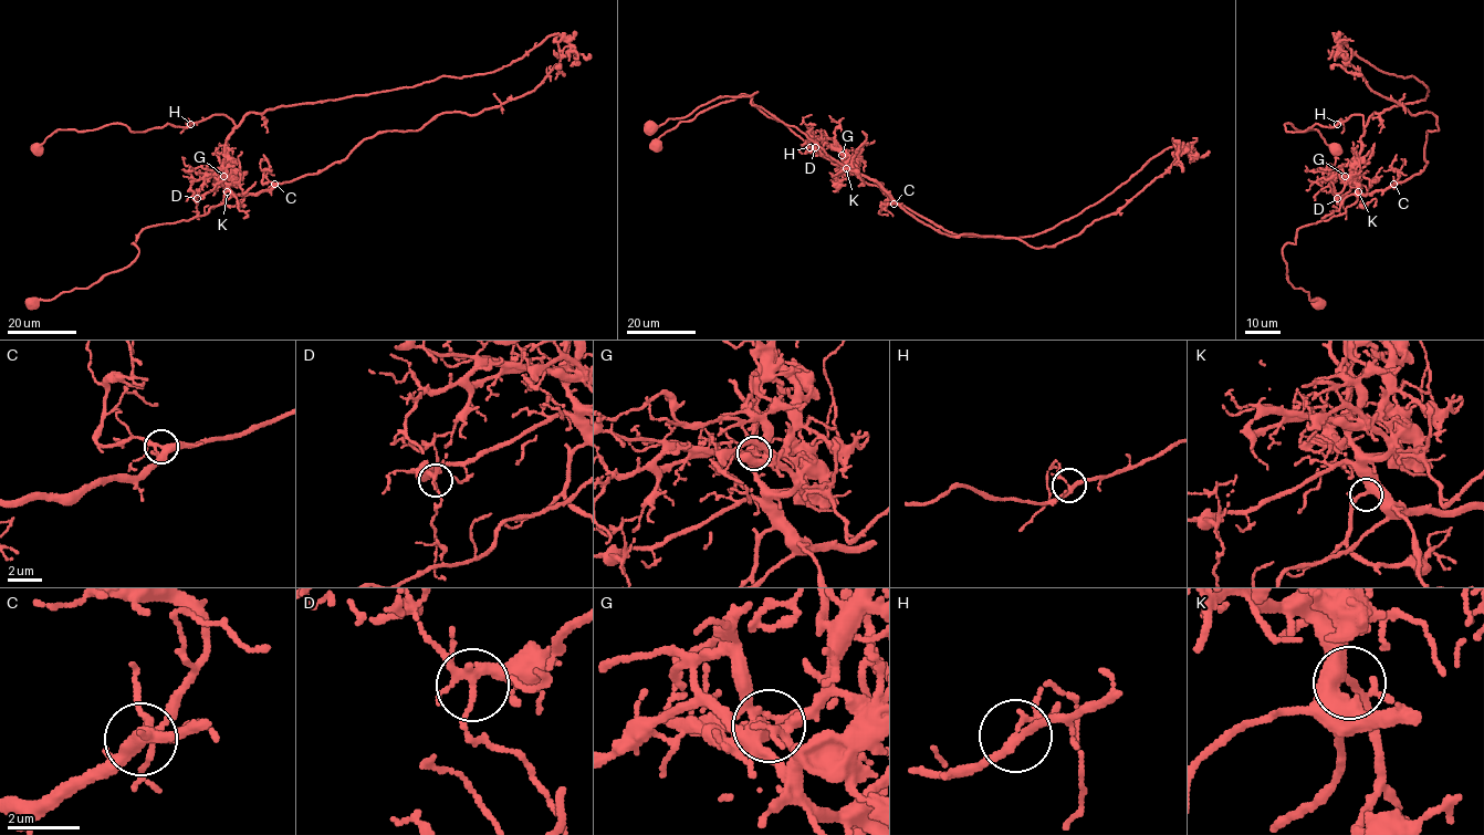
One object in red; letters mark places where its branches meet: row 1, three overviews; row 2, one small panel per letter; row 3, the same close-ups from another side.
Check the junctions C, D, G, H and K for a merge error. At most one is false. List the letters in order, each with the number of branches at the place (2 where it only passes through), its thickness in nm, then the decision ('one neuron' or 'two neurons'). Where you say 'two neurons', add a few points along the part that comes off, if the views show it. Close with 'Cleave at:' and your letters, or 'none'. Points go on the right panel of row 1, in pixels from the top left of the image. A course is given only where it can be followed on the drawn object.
C: branches 4; calibre 340 nm; one neuron
D: branches 5; calibre 240 nm; one neuron
G: branches 4; calibre 220 nm; two neurons; course (1345, 176), (1368, 119), (1422, 100), (1428, 87), (1413, 75), (1382, 72), (1336, 33), (1348, 59), (1349, 48)
H: branches 4; calibre 170 nm; one neuron
K: branches 4; calibre 320 nm; one neuron
Cleave at: G

